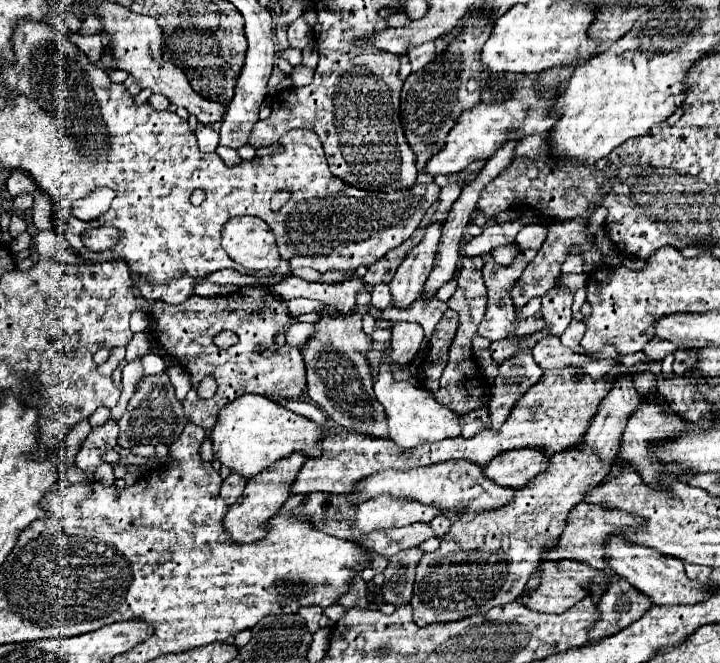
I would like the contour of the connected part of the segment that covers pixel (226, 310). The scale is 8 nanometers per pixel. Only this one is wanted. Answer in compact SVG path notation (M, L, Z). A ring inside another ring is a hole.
M251 286L251 288L239 288L235 294L229 296L217 296L217 298L201 298L201 296L191 296L189 300L185 300L183 304L165 304L165 302L151 302L151 310L149 310L149 320L153 324L153 330L149 332L155 342L169 352L171 356L175 356L179 360L179 364L191 374L191 382L193 382L193 390L189 390L187 398L183 400L183 408L185 408L185 416L189 422L193 422L195 426L201 426L205 430L211 430L215 426L217 414L219 410L227 404L233 402L235 398L243 396L243 394L261 394L267 398L293 398L297 400L303 392L305 392L305 368L303 368L303 356L299 348L293 348L289 344L279 346L279 350L273 354L273 358L263 358L261 354L255 354L255 346L263 346L269 348L275 342L275 334L279 332L281 326L289 326L293 324L293 318L287 316L287 308L285 302L271 294L269 288L263 286ZM221 330L231 330L239 336L239 344L229 346L227 350L221 350L213 344L213 336L219 334ZM205 376L213 376L217 380L217 394L211 400L203 400L197 396L197 386Z

